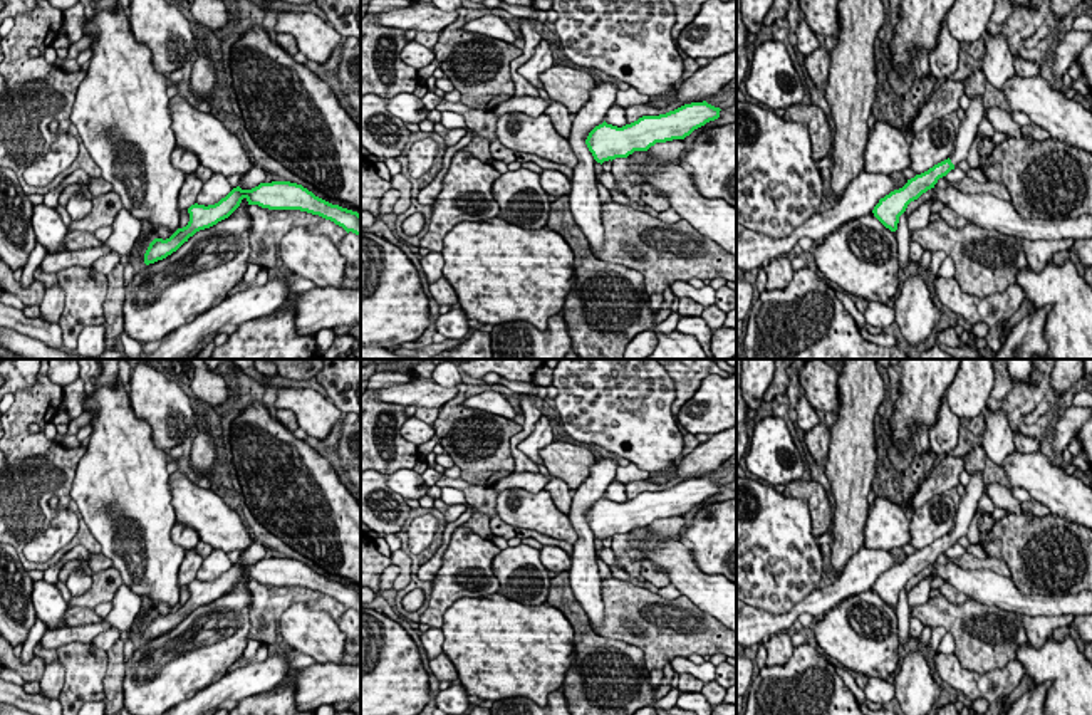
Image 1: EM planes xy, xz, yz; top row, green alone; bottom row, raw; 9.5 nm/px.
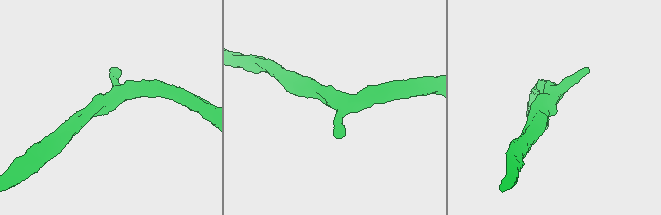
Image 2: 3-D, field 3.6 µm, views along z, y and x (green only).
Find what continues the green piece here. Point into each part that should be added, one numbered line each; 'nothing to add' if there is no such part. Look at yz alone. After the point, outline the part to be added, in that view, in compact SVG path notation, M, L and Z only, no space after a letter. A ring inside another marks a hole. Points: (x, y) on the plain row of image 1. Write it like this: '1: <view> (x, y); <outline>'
1: yz (968, 504); M971 473L970 483L965 487L965 495L959 497L959 507L956 510L956 520L953 532L949 534L951 539L956 542L959 537L966 535L968 527L976 514L978 502L983 495L983 475L981 473Z

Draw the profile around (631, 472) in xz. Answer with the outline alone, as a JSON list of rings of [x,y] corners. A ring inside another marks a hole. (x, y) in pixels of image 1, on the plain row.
[[[629,463],[627,467],[617,468],[614,480],[627,483],[627,482],[647,480],[649,477],[651,477],[651,472],[641,470],[637,465]]]

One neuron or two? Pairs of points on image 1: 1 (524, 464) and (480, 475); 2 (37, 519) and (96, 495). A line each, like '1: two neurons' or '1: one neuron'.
1: two neurons
2: two neurons

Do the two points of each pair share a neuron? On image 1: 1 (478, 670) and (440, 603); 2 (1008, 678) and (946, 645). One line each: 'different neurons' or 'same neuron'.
1: different neurons
2: different neurons

